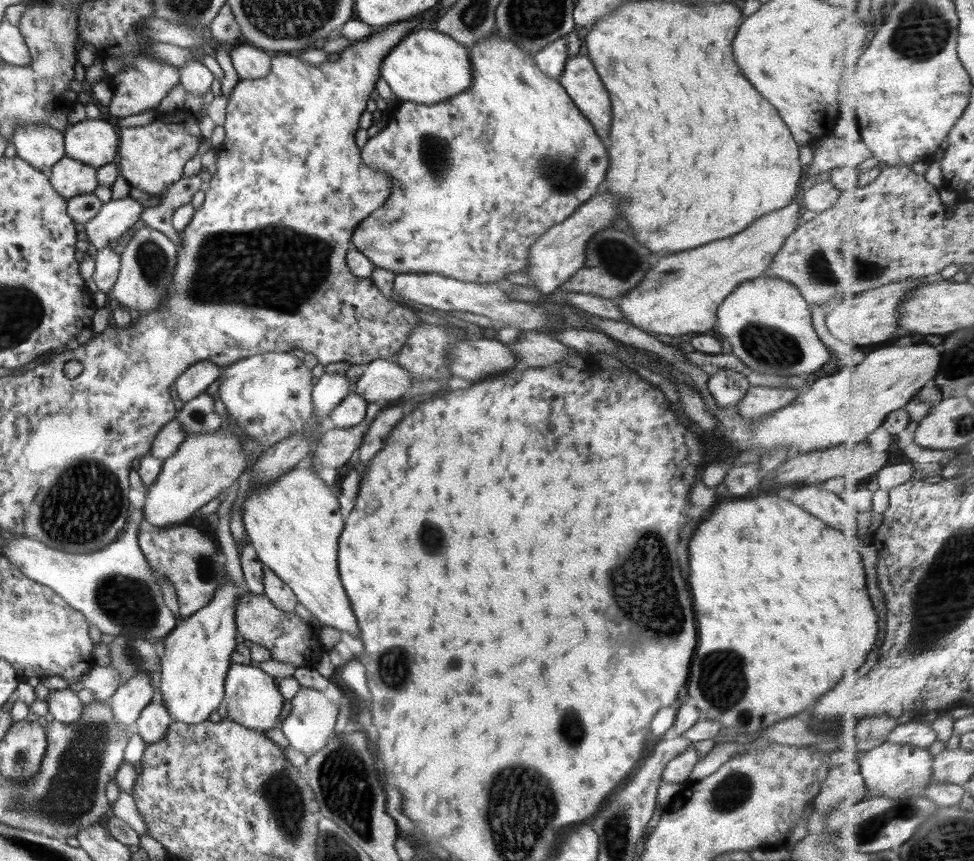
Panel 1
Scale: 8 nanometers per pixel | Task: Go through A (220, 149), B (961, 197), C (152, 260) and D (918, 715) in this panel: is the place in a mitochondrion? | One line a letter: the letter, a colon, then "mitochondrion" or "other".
A: other
B: other
C: mitochondrion
D: other

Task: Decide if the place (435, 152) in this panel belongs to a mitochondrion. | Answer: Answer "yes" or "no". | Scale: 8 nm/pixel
yes

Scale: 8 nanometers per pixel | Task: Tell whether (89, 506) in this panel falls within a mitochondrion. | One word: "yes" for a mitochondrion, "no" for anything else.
yes

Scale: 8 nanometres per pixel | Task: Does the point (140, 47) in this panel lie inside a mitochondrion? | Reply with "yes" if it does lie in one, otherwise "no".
no

